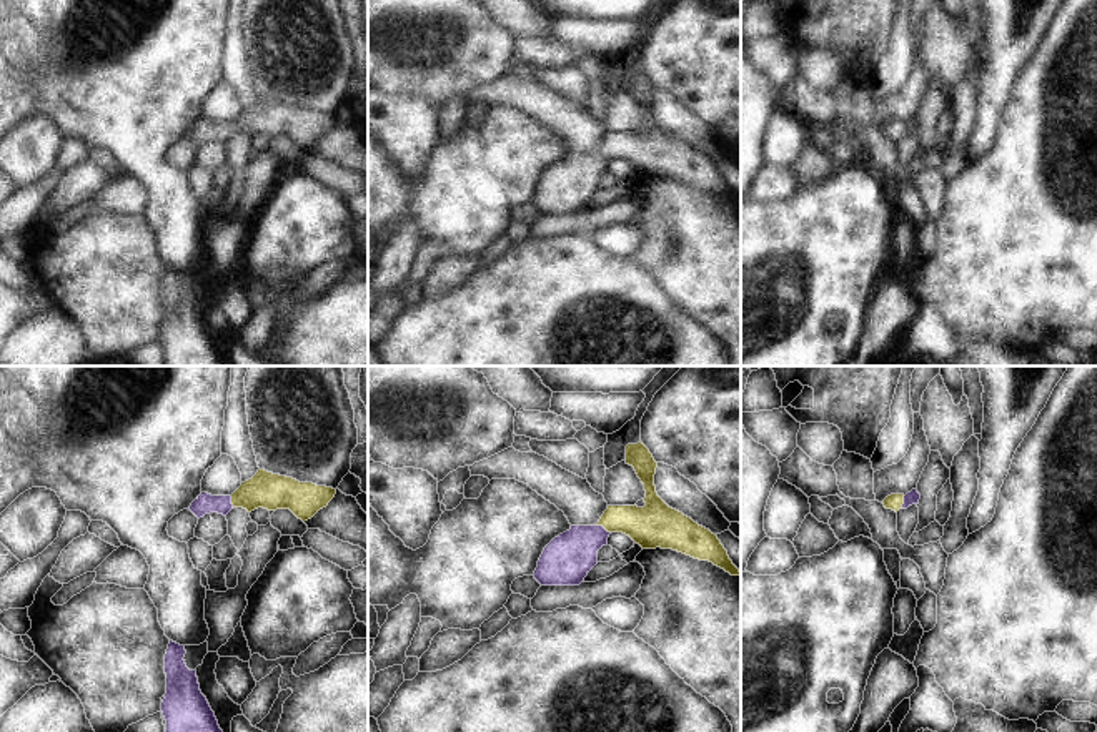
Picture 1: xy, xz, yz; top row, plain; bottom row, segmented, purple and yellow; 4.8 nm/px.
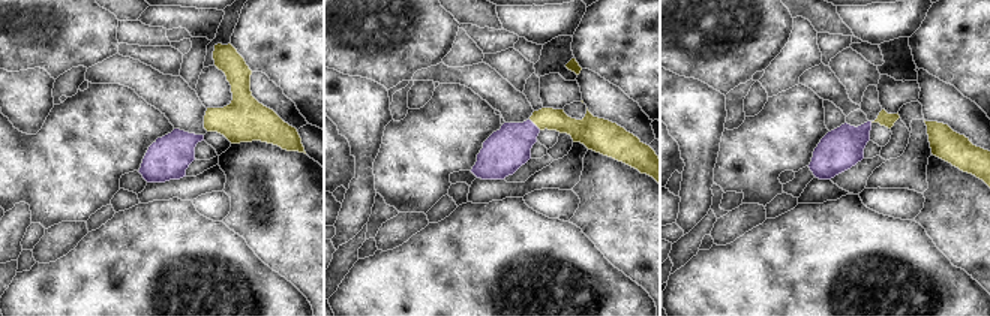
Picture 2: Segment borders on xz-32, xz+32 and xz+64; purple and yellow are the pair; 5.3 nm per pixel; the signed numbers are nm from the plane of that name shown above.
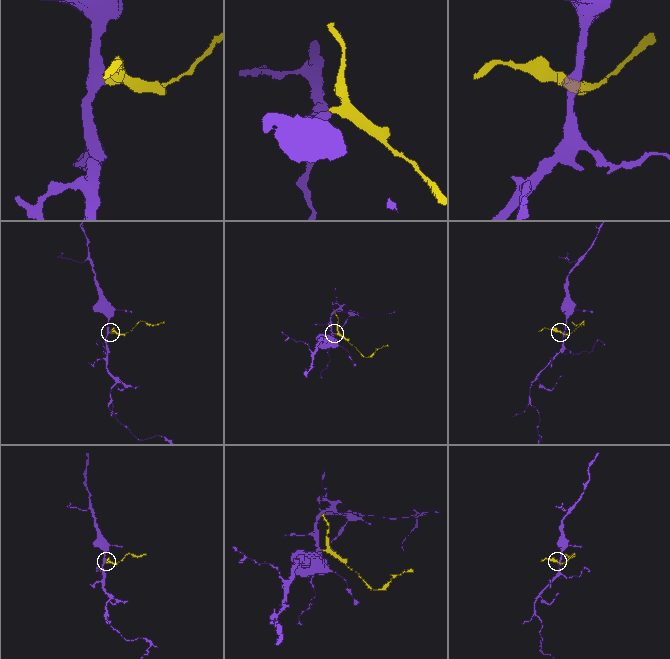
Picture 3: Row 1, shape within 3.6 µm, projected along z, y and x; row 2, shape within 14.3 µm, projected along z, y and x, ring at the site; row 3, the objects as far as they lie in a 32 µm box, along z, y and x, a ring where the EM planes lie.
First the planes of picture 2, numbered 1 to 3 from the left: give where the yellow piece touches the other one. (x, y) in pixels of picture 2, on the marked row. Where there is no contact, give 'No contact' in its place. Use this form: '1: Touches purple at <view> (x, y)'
1: No contact
2: Touches purple at xz+32 (534, 125)
3: No contact

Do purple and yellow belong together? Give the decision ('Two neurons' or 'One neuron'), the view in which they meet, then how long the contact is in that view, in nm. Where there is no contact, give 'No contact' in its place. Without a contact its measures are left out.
One neuron. Touches purple in xz. Shared border 80 nm

